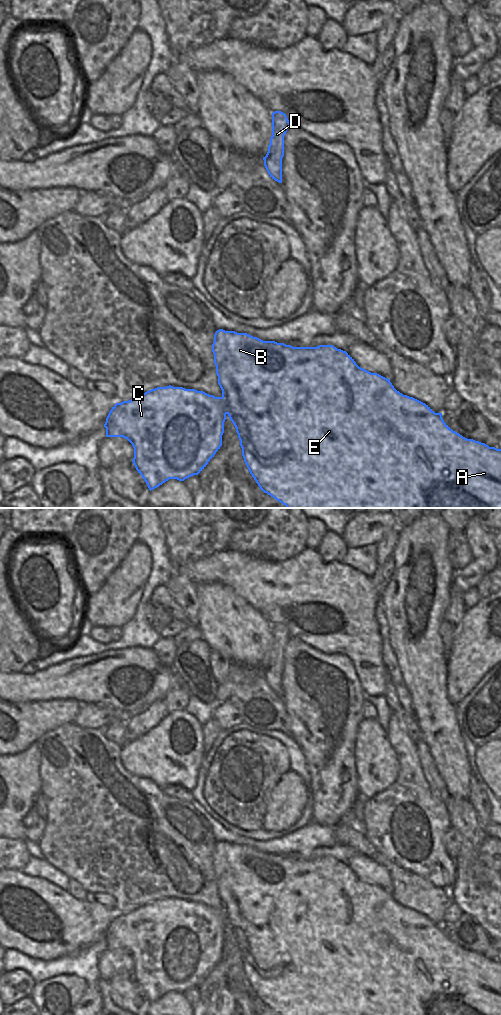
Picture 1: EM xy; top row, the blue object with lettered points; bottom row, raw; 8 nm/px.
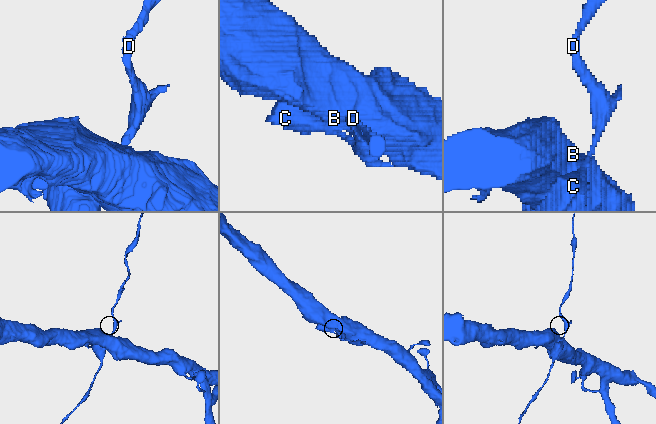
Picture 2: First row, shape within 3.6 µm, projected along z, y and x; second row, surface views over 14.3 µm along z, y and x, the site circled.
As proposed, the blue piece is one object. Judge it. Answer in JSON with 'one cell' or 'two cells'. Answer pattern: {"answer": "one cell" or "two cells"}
{"answer": "one cell"}

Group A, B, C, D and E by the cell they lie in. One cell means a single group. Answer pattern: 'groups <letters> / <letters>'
groups A B C D E

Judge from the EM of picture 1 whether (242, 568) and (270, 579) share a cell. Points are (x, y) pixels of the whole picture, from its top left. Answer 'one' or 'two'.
one

